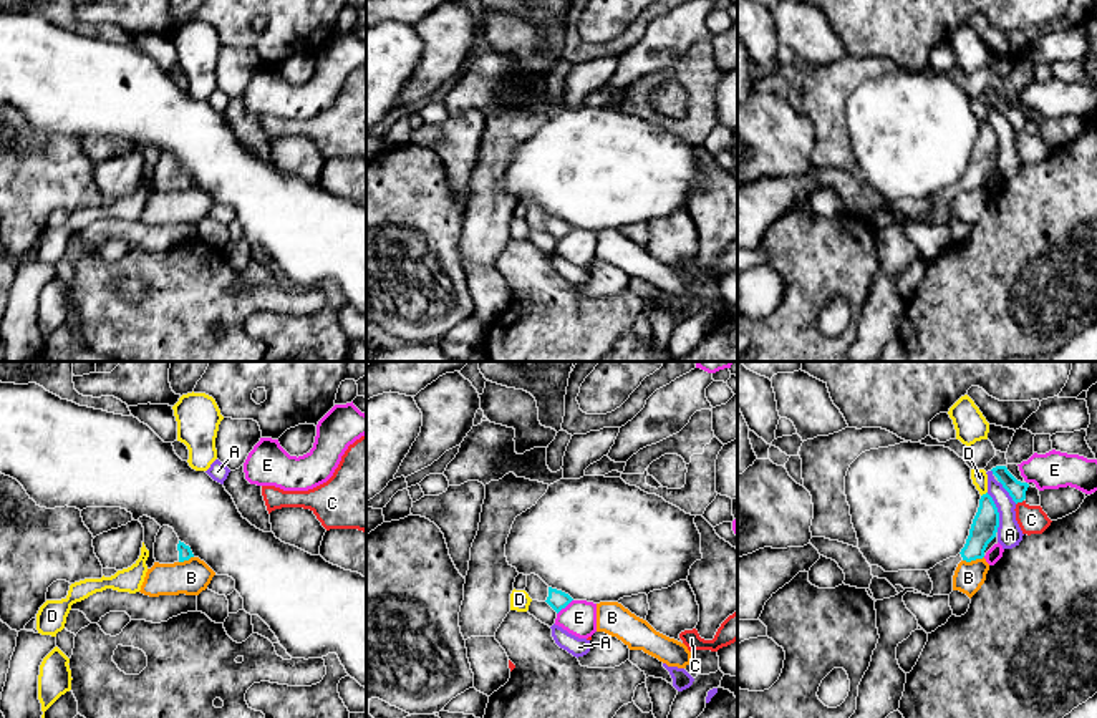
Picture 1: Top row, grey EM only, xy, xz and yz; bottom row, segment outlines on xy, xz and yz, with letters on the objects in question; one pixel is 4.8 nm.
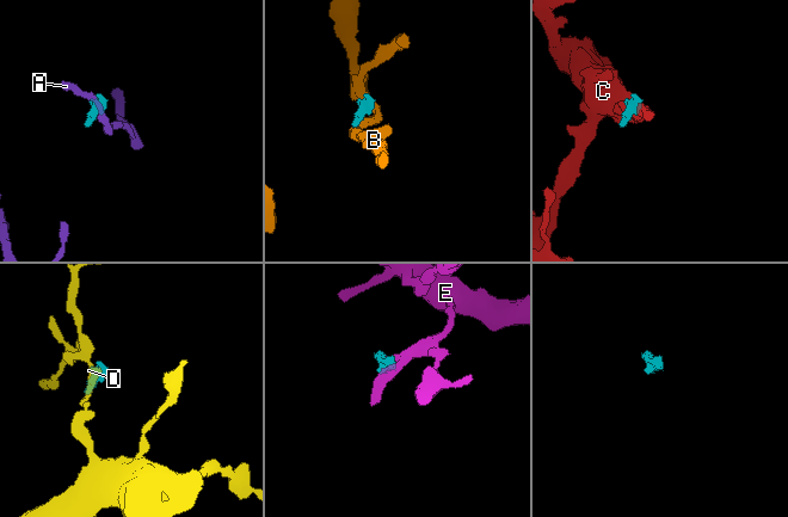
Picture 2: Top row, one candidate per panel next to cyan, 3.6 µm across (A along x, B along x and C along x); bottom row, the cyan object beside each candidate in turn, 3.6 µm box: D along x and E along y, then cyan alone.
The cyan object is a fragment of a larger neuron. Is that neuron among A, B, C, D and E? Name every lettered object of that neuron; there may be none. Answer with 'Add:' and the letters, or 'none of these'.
Add: none of these

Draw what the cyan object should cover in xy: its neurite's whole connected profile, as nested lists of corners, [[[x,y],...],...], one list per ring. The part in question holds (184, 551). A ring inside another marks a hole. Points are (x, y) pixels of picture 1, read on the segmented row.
[[[162,526],[154,542],[154,559],[159,564],[184,562],[194,557],[189,546],[179,541],[172,527]]]

